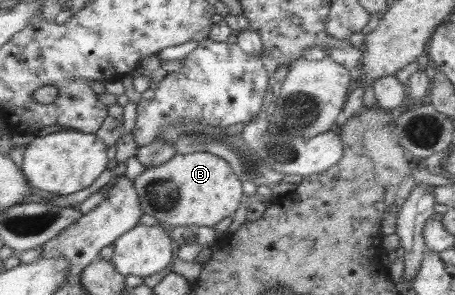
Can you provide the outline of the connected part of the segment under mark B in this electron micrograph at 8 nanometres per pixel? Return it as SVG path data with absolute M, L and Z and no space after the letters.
M204 151L177 154L157 167L144 170L135 181L144 214L172 227L192 228L195 225L213 228L222 219L233 217L246 197L242 181L230 163Z

